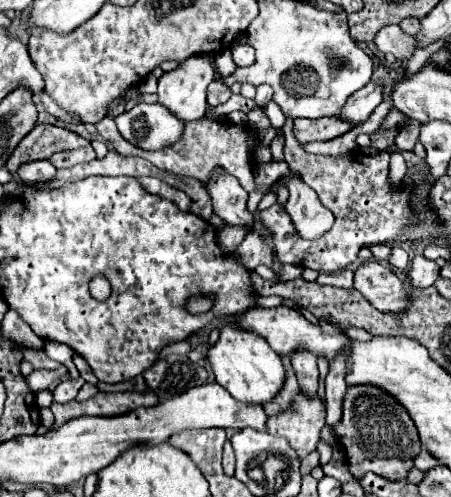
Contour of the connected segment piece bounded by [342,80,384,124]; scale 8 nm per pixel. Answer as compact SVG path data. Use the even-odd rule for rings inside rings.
M368 82L364 88L360 88L358 92L354 92L346 106L342 108L342 118L350 120L354 124L362 124L364 120L368 120L368 116L374 112L374 108L382 102L382 88L384 82Z

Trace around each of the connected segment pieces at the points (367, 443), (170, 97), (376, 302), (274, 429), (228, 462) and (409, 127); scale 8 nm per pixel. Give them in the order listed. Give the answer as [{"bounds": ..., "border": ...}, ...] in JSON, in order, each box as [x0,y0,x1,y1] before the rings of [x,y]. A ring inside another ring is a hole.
[{"bounds":[334,384,420,480],"border":[[[372,384],[348,386],[346,396],[344,396],[344,406],[342,406],[342,418],[334,426],[334,432],[336,432],[342,452],[346,456],[348,470],[356,480],[360,480],[366,472],[374,472],[388,480],[406,480],[408,472],[414,468],[412,460],[420,452],[420,438],[418,438],[416,426],[414,426],[410,414],[406,412],[406,408],[394,396],[390,396],[386,390],[372,386]]]},{"bounds":[158,56,214,122],"border":[[[190,56],[180,64],[178,70],[166,72],[158,80],[158,102],[166,106],[176,118],[182,122],[194,122],[202,120],[206,114],[206,88],[212,82],[214,70],[212,70],[212,56]]]},{"bounds":[354,262,410,314],"border":[[[364,262],[354,276],[354,288],[380,312],[386,314],[404,314],[408,310],[408,302],[410,302],[410,292],[404,288],[404,282],[388,268],[382,266],[378,262]]]},{"bounds":[268,392,326,460],"border":[[[298,392],[288,410],[268,418],[268,434],[288,438],[300,460],[316,450],[320,430],[326,426],[326,406],[322,398]]]},{"bounds":[222,440,234,476],"border":[[[226,440],[226,444],[224,444],[224,460],[222,460],[222,464],[224,464],[224,472],[228,476],[234,476],[234,450],[232,450],[230,440]]]},{"bounds":[396,120,420,150],"border":[[[406,120],[406,124],[400,128],[400,134],[396,136],[398,150],[412,150],[414,144],[418,142],[418,134],[420,134],[420,122]]]}]

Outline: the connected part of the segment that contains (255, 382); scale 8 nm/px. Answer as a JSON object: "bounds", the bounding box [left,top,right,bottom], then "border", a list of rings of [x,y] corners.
{"bounds":[206,324,286,404],"border":[[[228,324],[228,326],[224,326],[220,330],[220,338],[208,350],[206,358],[208,358],[210,366],[212,366],[216,382],[222,388],[226,388],[240,402],[264,404],[272,396],[276,396],[276,392],[284,384],[286,370],[282,366],[280,356],[268,346],[266,338],[252,332],[252,330],[238,328],[236,324]]]}

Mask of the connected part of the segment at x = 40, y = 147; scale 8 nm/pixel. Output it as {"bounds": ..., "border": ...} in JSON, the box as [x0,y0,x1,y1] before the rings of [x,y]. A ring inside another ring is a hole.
{"bounds":[4,124,90,196],"border":[[[38,124],[32,128],[32,132],[28,136],[24,136],[24,140],[16,146],[16,152],[12,152],[12,156],[8,158],[8,172],[12,174],[12,182],[4,184],[4,194],[12,196],[18,192],[20,188],[20,178],[18,178],[18,168],[26,162],[34,162],[34,160],[48,160],[54,152],[60,150],[76,150],[82,146],[88,146],[90,142],[80,138],[78,134],[58,128],[58,126],[50,126],[50,124]]]}

